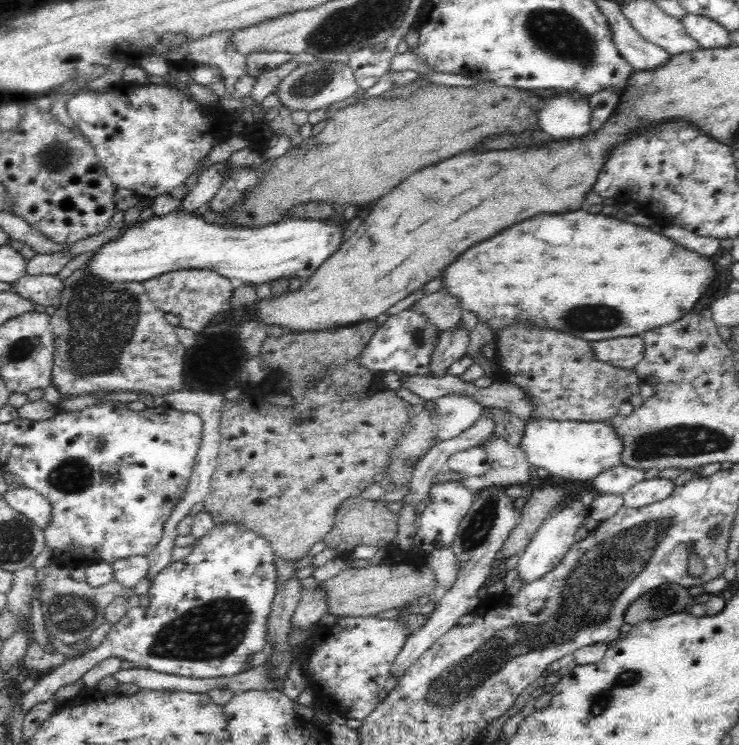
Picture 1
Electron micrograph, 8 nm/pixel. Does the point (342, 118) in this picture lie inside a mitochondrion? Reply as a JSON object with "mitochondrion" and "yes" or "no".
{"mitochondrion":"no"}

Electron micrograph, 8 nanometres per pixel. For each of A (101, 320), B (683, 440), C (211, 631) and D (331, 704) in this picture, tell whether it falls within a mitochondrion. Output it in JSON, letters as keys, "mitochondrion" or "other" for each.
{"A":"mitochondrion","B":"mitochondrion","C":"mitochondrion","D":"other"}

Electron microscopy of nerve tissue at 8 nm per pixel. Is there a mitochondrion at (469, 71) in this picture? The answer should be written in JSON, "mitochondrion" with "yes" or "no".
{"mitochondrion":"no"}

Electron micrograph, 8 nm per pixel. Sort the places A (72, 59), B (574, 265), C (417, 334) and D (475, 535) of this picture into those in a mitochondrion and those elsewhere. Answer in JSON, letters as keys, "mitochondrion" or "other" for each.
{"A":"other","B":"other","C":"mitochondrion","D":"mitochondrion"}

